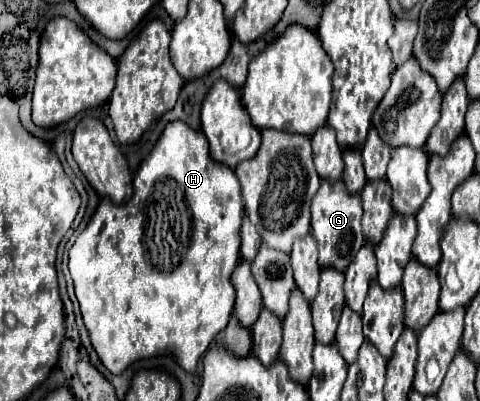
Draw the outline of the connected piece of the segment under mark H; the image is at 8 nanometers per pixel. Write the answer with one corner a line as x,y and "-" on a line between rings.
179,120
169,122
165,126
165,130
161,132
153,150
141,162
141,166
135,174
135,180
133,180
133,198
123,206
113,204
107,198
103,198
99,202
99,206
97,206
93,218
89,220
87,228
77,236
75,244
69,248
69,272
71,272
73,282
75,282
75,294
77,294
77,300
81,304
81,314
83,314
85,326
89,330
91,344
97,350
101,362
105,364
105,368
111,374
121,374
129,364
143,360
143,358
151,358
157,352
161,354
167,348
175,352
177,362
185,368
185,372
195,372
199,358
209,350
213,338
227,326
227,320
229,320
231,310
233,310
235,292
229,284
229,278
231,278
235,264
239,262
239,226
241,226
243,210
245,210
245,204
243,204
243,198
241,198
241,192
239,192
239,182
237,182
235,172
231,168
219,164
219,162
213,162
209,148
207,148
207,140
203,140
203,132
193,130
191,126
187,126

